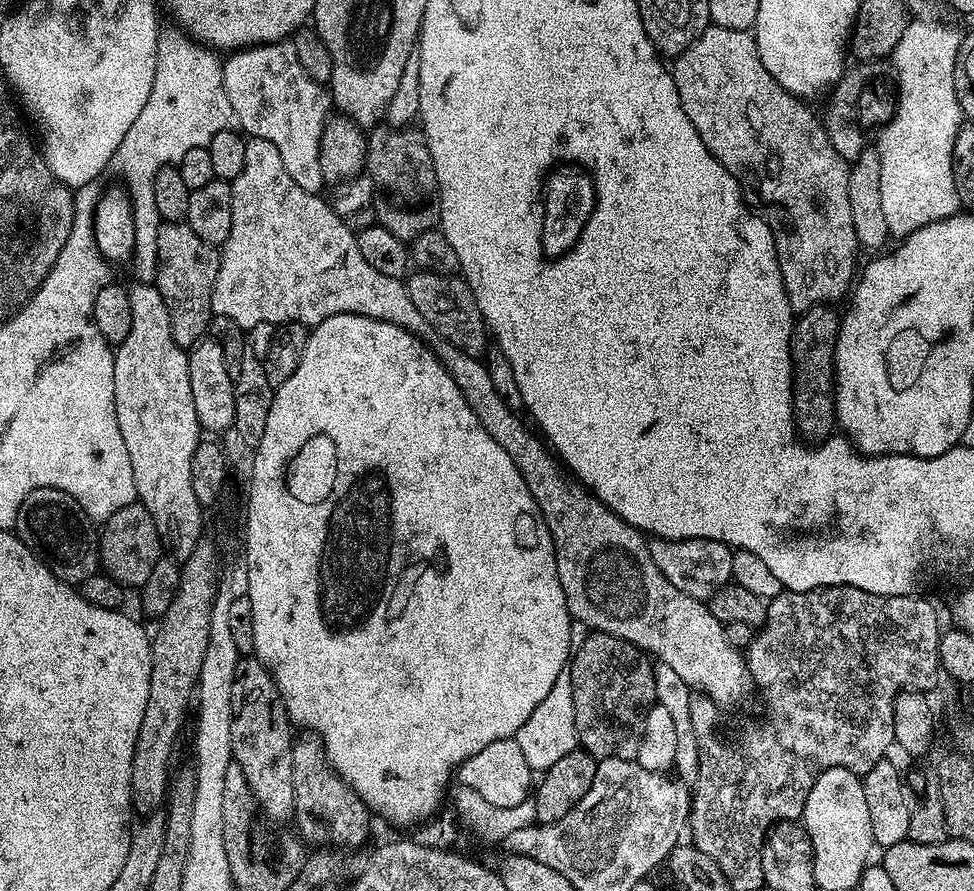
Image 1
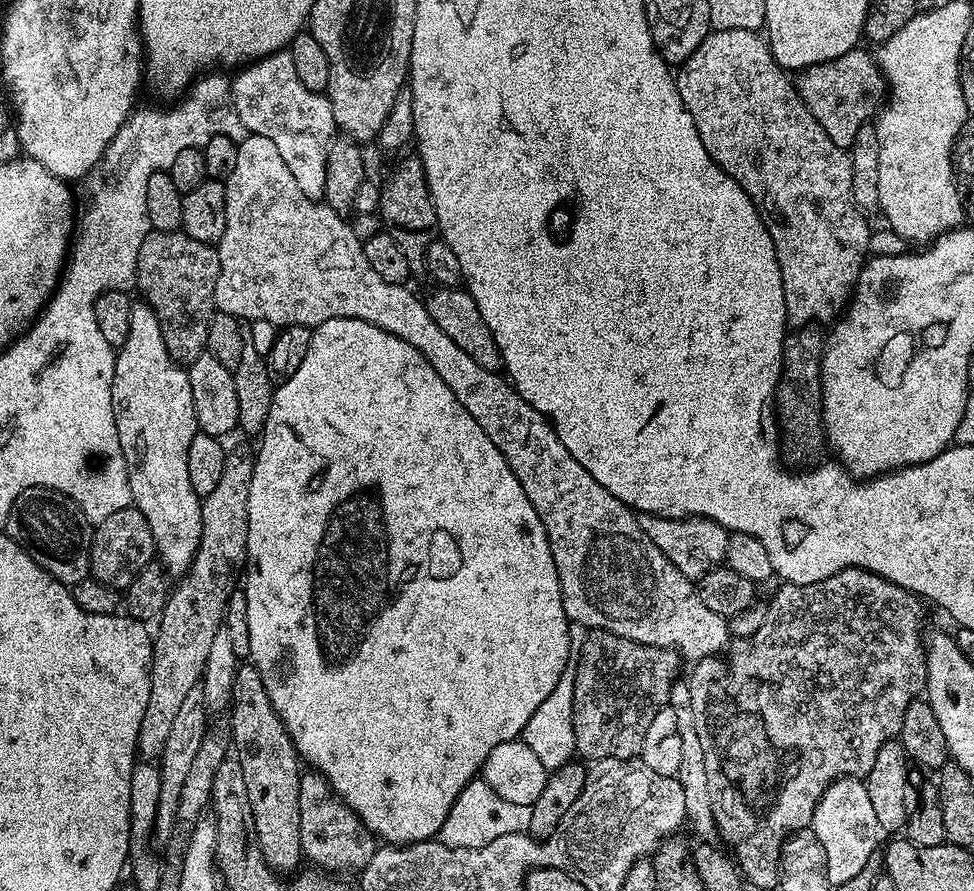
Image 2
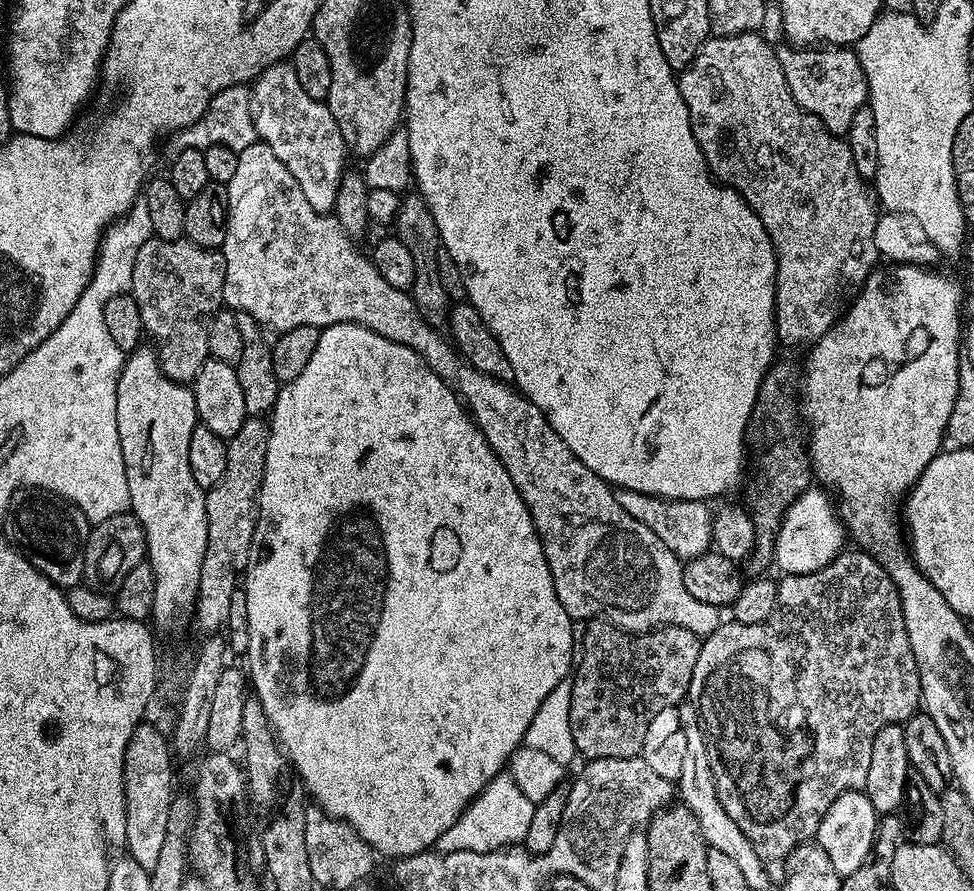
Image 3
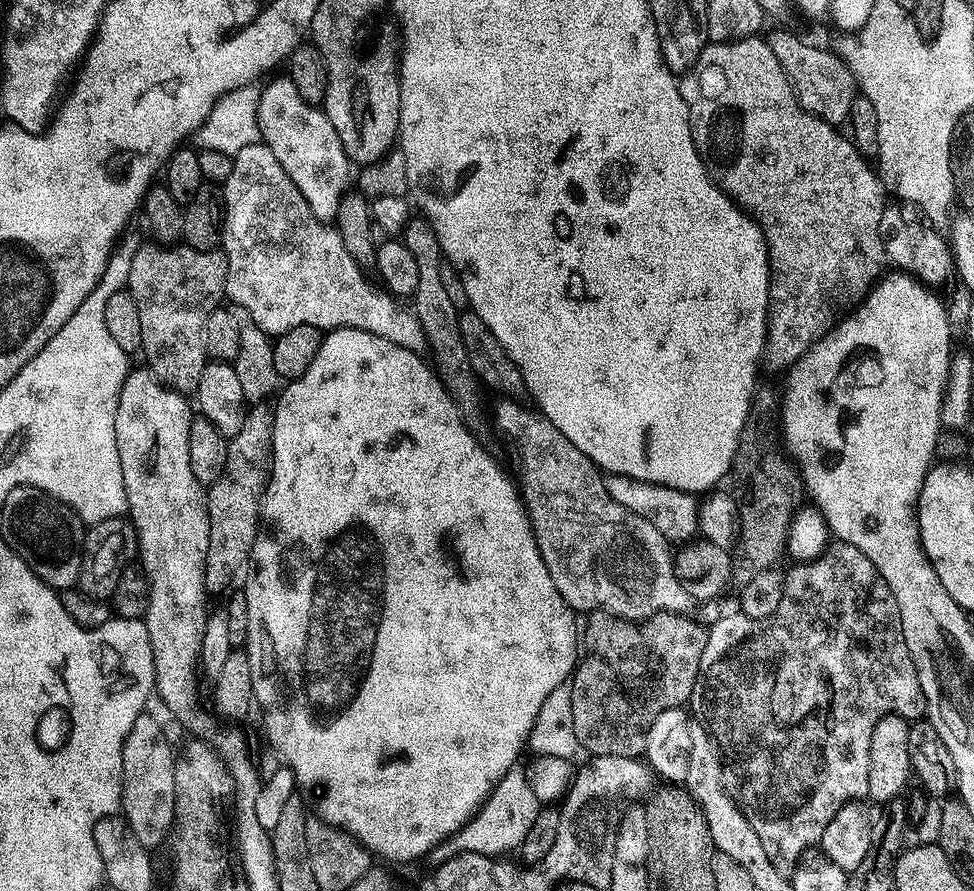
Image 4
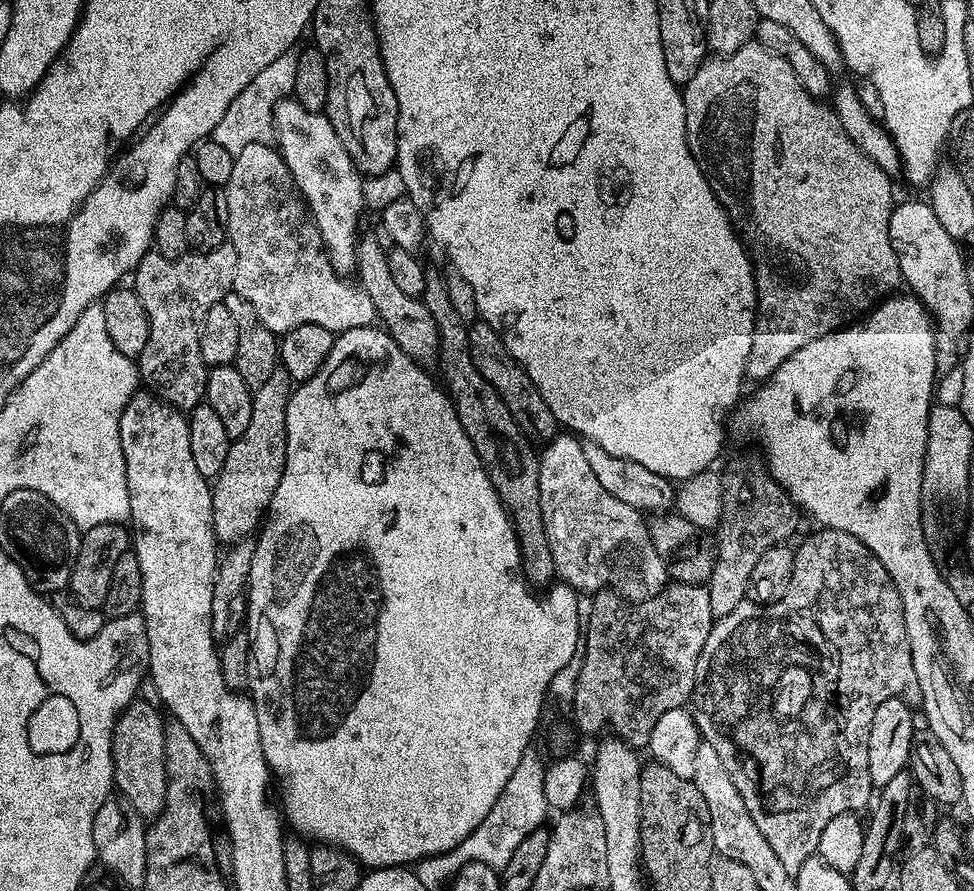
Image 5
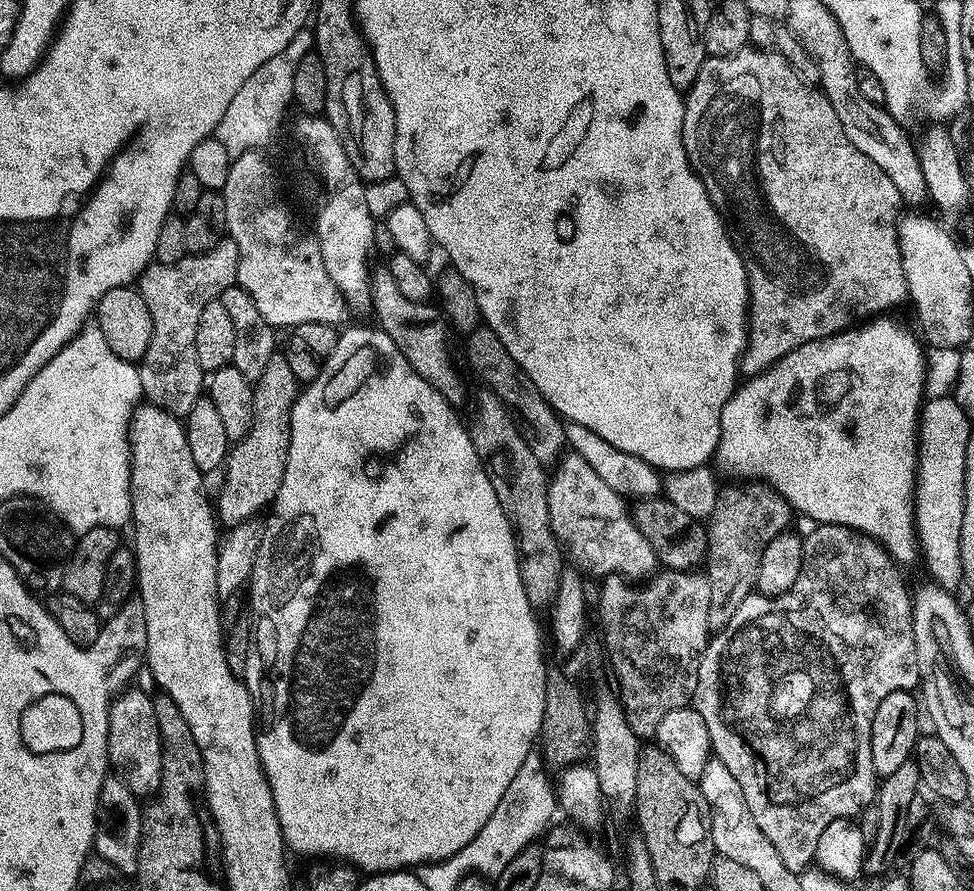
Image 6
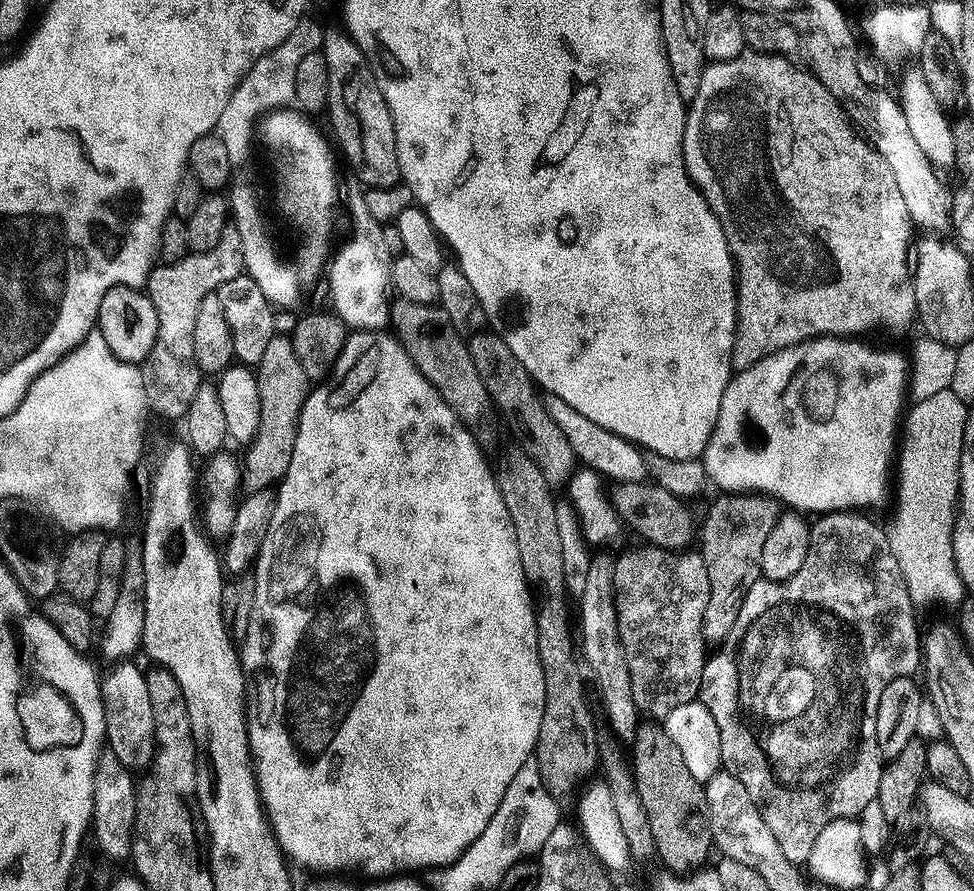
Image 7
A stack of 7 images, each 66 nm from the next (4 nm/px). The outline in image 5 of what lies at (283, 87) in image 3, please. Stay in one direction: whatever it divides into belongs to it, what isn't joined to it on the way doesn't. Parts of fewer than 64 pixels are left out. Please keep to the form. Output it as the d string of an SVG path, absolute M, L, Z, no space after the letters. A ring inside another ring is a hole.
M295 98L280 100L278 106L274 106L274 126L276 127L274 140L278 145L280 157L292 171L292 181L296 183L296 189L303 196L304 203L307 204L309 213L316 222L316 229L320 231L324 243L324 251L328 253L328 261L332 263L336 272L347 273L347 268L351 269L356 263L358 233L361 231L360 215L366 212L363 198L365 177L354 166L350 154L346 154L346 146L342 146L334 126L324 112L306 110L306 106L302 106Z

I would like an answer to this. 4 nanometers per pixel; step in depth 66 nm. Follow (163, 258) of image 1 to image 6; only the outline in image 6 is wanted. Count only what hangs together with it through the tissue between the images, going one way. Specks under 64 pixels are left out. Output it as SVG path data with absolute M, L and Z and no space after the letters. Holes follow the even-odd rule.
M231 238L220 239L208 252L183 256L173 264L151 263L144 269L138 281L138 291L152 315L152 341L146 346L146 354L138 362L138 388L147 403L166 410L177 418L187 418L194 402L206 388L206 373L198 362L196 339L198 338L198 318L211 300L220 297L226 289L236 284L238 270L238 246Z

